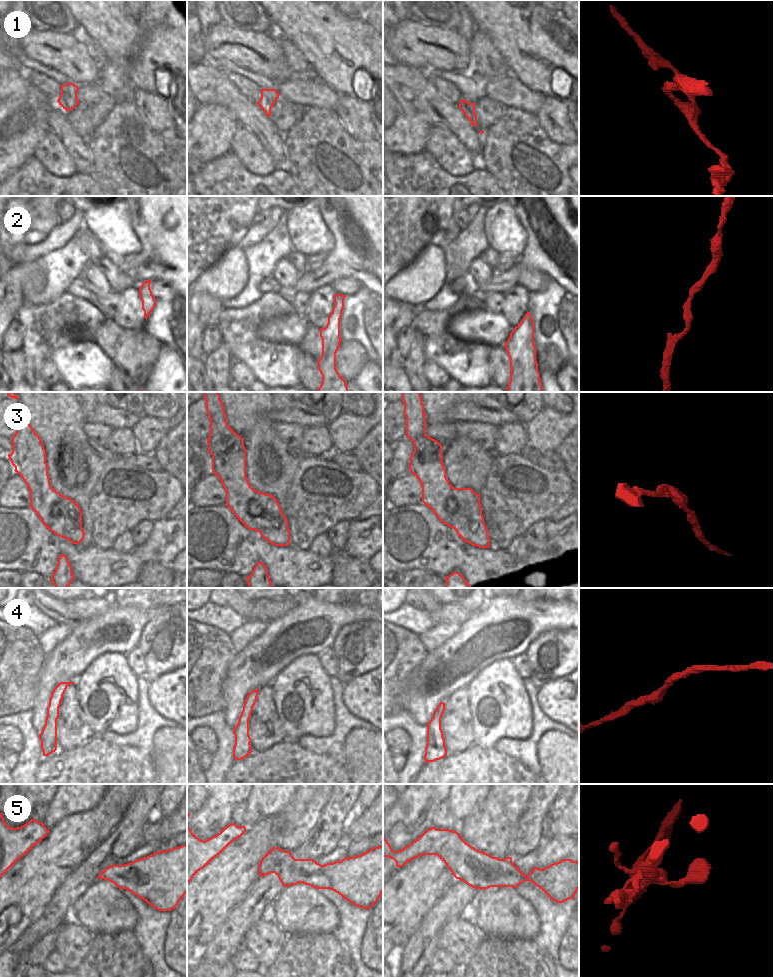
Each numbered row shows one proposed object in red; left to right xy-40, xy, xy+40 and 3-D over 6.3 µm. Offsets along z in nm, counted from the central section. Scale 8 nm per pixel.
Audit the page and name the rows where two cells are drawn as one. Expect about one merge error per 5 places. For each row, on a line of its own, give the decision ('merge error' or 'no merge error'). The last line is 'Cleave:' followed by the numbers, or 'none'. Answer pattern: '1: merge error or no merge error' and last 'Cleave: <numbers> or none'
1: no merge error
2: no merge error
3: merge error
4: no merge error
5: no merge error
Cleave: 3

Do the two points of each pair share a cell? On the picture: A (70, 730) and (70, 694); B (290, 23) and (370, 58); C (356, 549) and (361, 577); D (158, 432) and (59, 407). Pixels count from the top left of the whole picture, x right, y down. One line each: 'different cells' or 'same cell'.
A: same cell
B: same cell
C: different cells
D: different cells

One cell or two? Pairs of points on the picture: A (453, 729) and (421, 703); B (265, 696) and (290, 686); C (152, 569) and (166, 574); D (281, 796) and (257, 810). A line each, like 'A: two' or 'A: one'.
A: two
B: two
C: one
D: one

